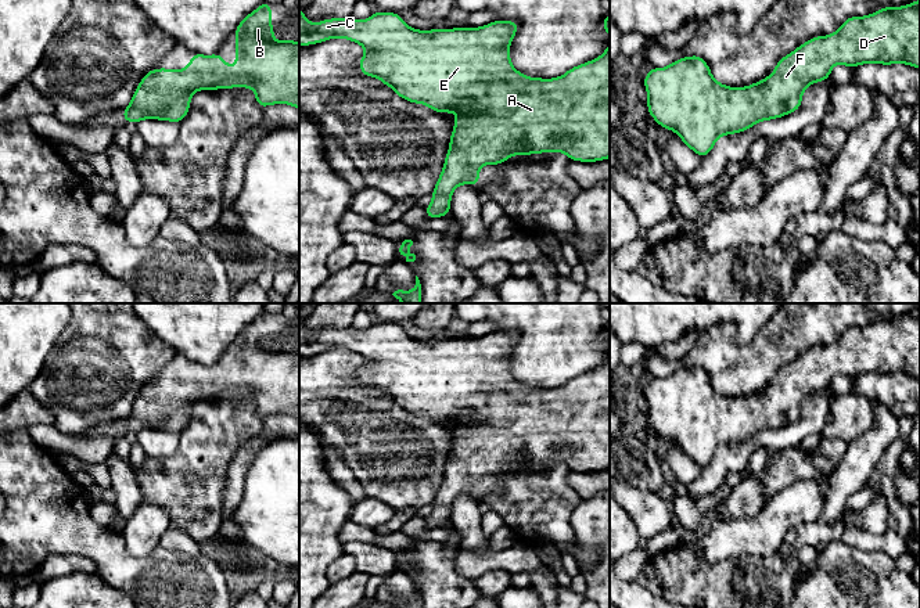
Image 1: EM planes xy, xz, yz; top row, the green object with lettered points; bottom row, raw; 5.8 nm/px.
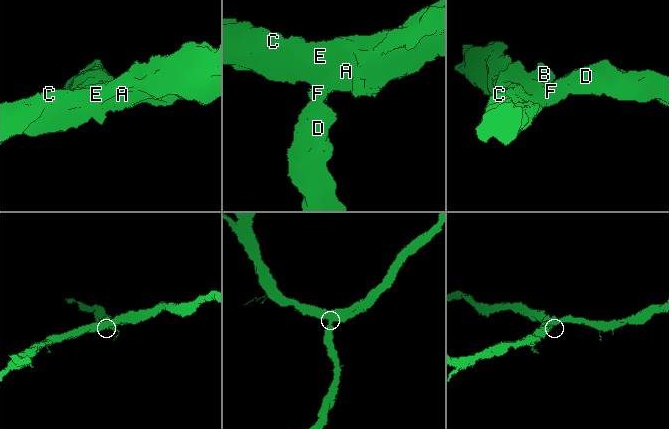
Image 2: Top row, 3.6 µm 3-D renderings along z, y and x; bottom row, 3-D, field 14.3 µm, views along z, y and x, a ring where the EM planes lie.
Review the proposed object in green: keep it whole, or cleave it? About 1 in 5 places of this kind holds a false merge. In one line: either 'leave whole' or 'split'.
leave whole

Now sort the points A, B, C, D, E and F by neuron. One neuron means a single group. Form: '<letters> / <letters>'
A B C D E F

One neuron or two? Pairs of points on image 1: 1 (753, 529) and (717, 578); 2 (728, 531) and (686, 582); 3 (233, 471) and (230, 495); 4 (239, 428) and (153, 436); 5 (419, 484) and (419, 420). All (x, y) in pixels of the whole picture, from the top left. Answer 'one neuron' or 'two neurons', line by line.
1: two neurons
2: two neurons
3: one neuron
4: two neurons
5: one neuron

